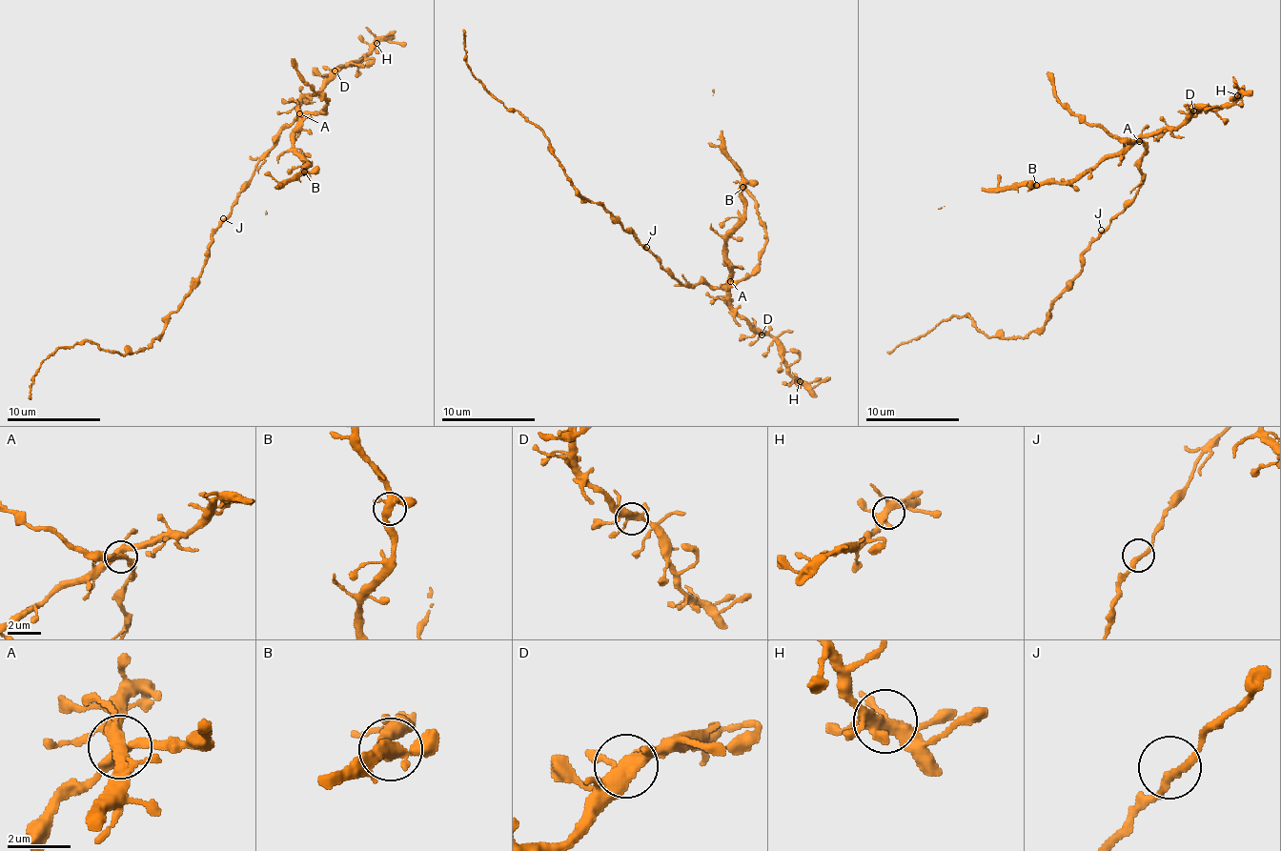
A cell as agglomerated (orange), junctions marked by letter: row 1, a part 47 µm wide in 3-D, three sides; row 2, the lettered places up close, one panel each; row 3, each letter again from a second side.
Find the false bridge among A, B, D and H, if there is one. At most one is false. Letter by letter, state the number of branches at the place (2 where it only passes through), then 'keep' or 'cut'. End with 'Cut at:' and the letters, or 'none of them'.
A: 5 branches meet; cut
B: 4 branches meet; keep
D: 5 branches meet; keep
H: 5 branches meet; keep
Cut at: A

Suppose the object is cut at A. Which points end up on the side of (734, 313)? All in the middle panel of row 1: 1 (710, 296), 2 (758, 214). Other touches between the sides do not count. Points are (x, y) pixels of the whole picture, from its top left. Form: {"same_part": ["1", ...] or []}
{"same_part": ["1"]}

